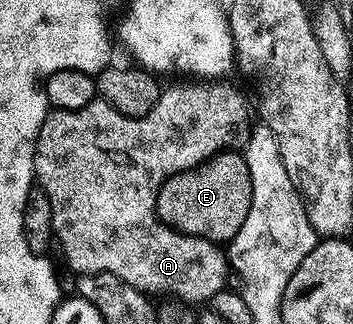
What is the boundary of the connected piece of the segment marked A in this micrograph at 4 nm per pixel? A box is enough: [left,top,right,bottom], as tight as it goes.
[32,82,250,306]

